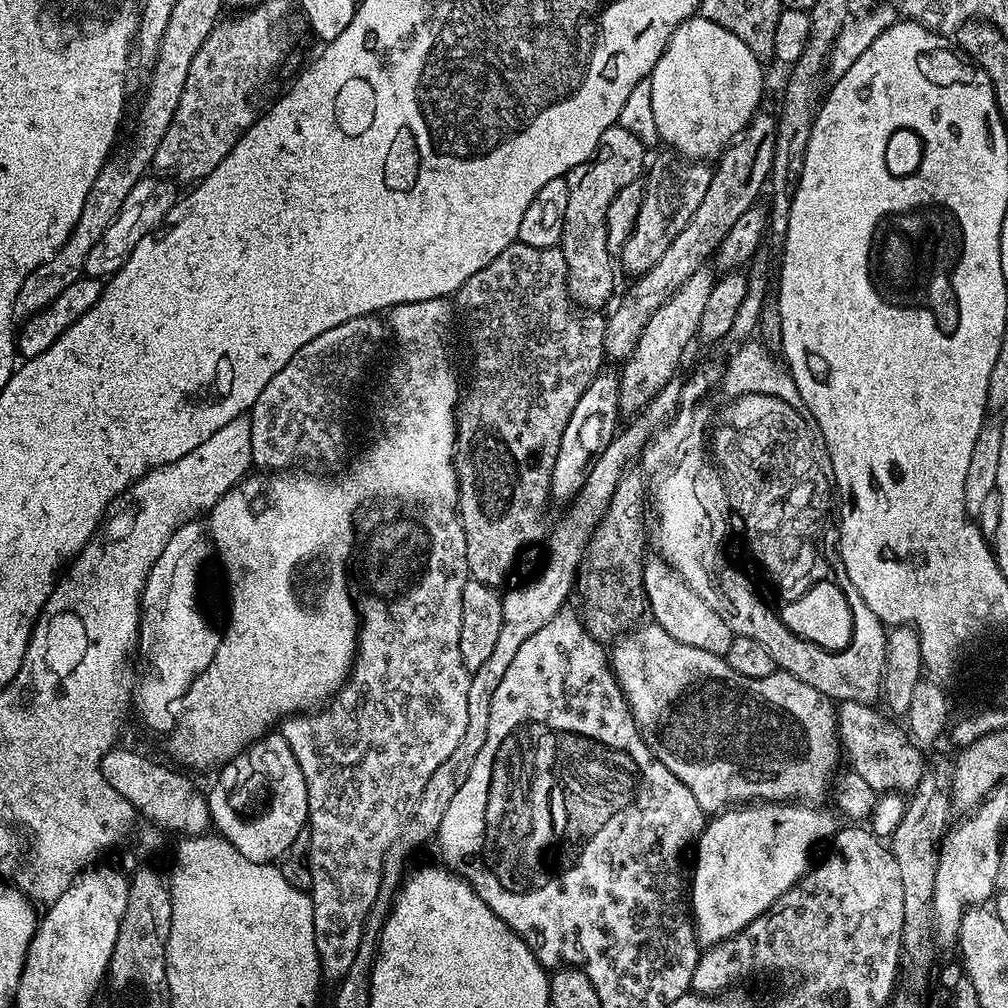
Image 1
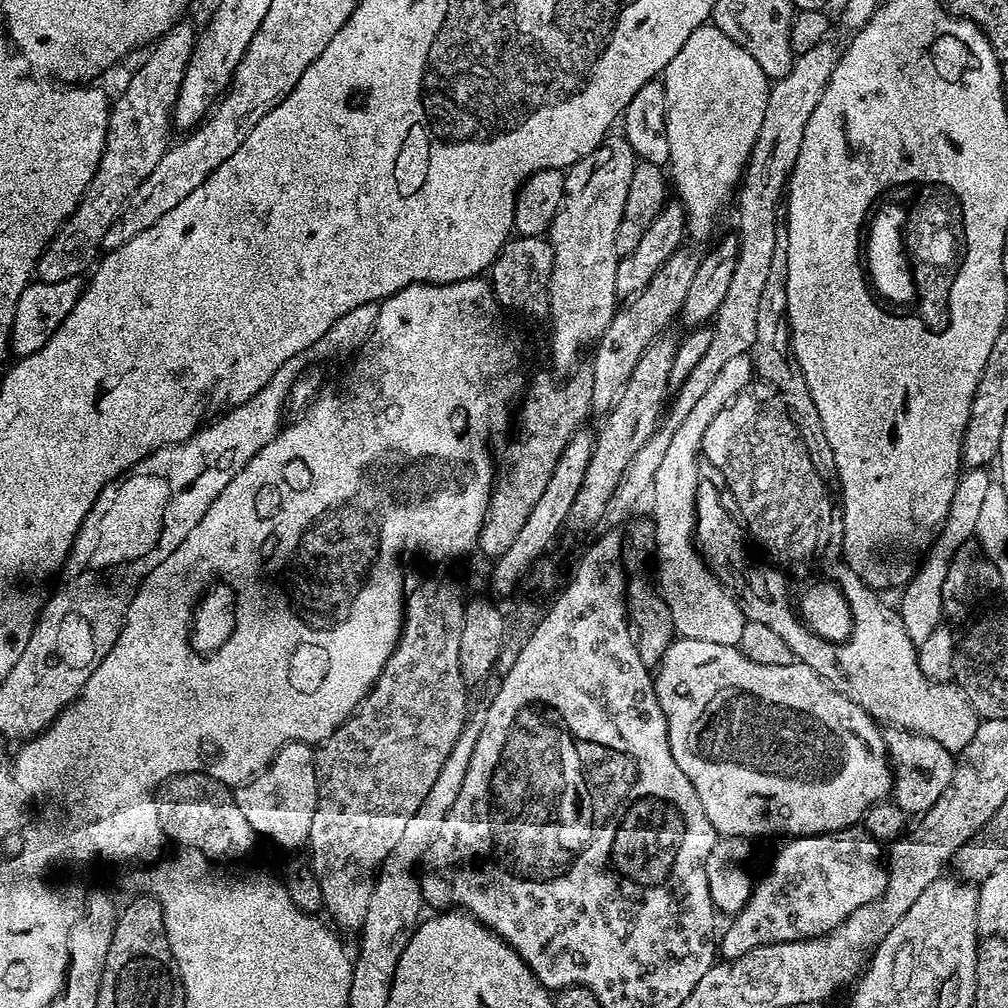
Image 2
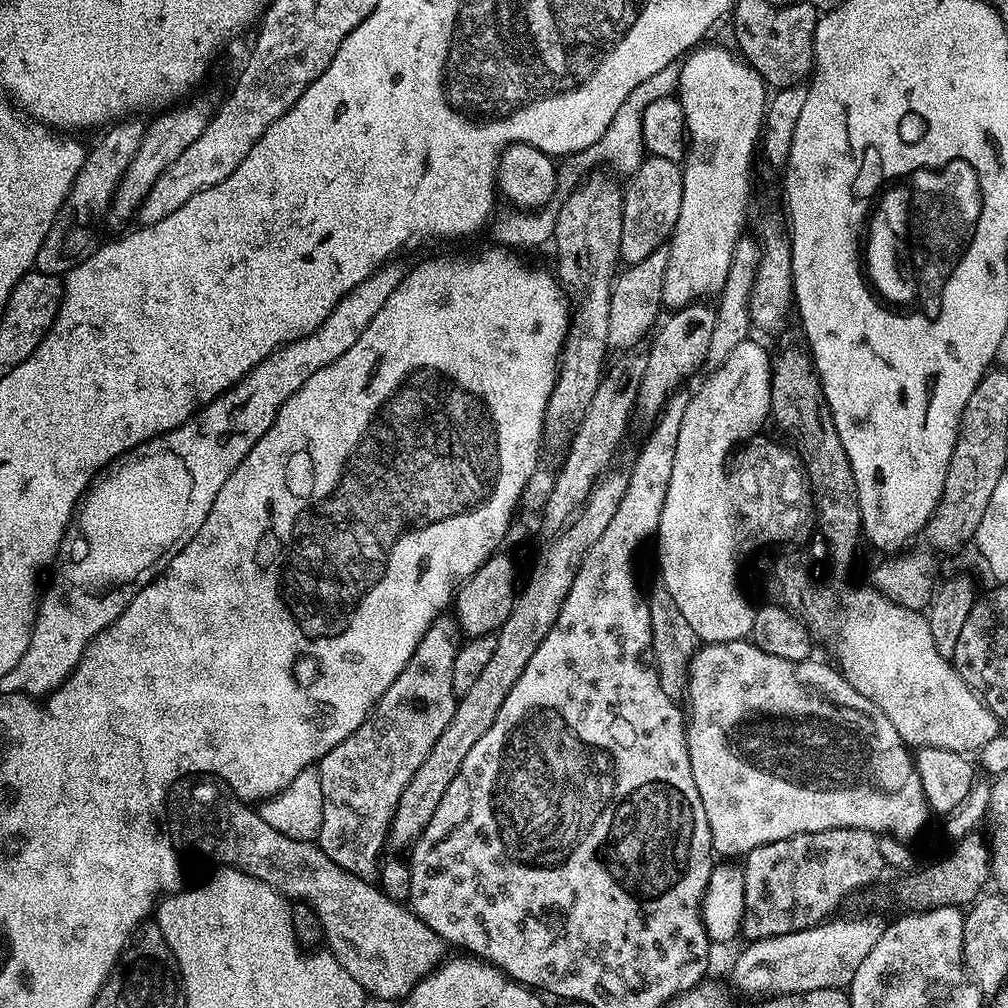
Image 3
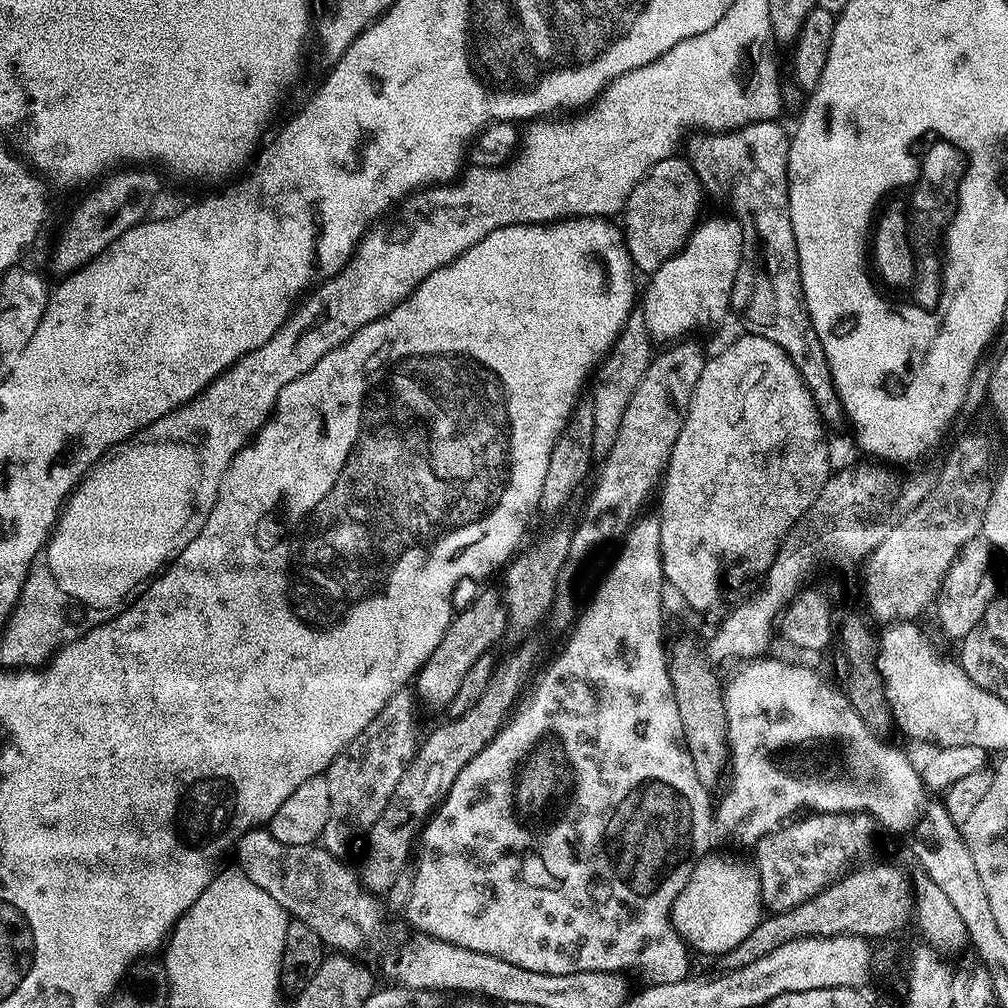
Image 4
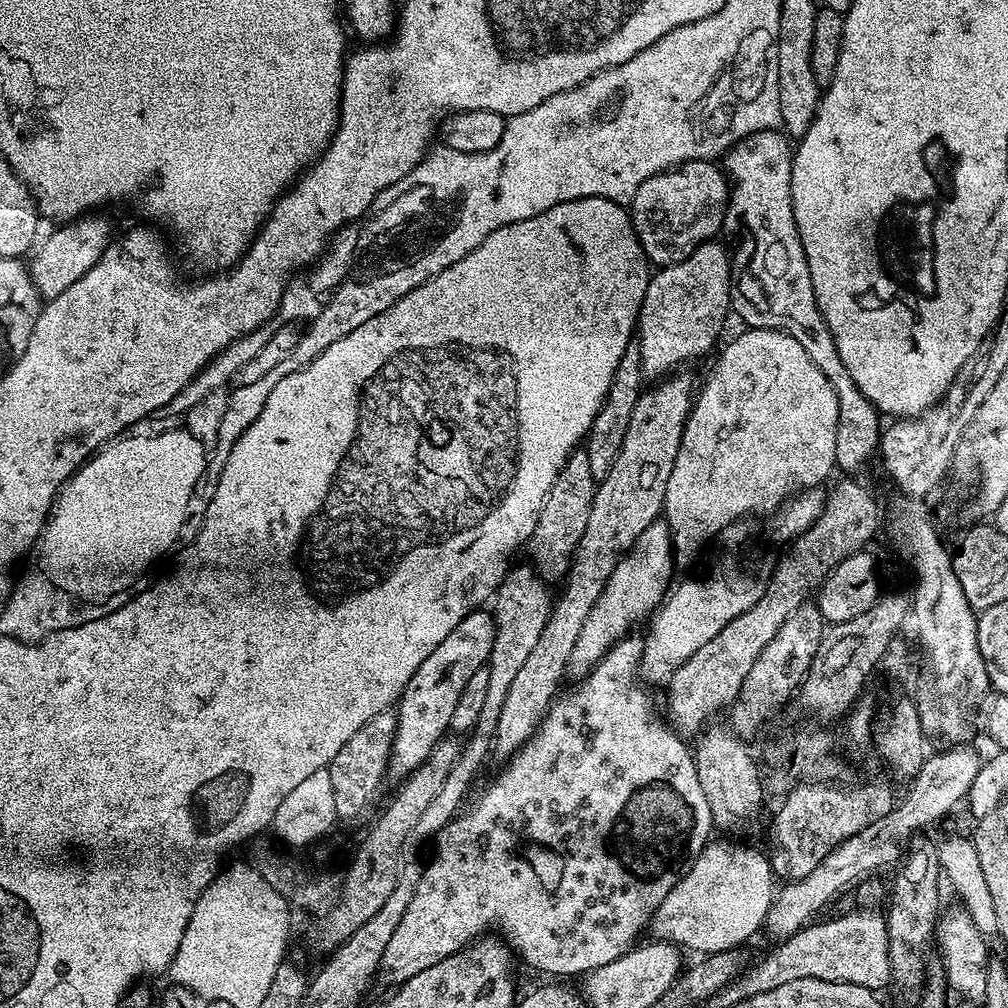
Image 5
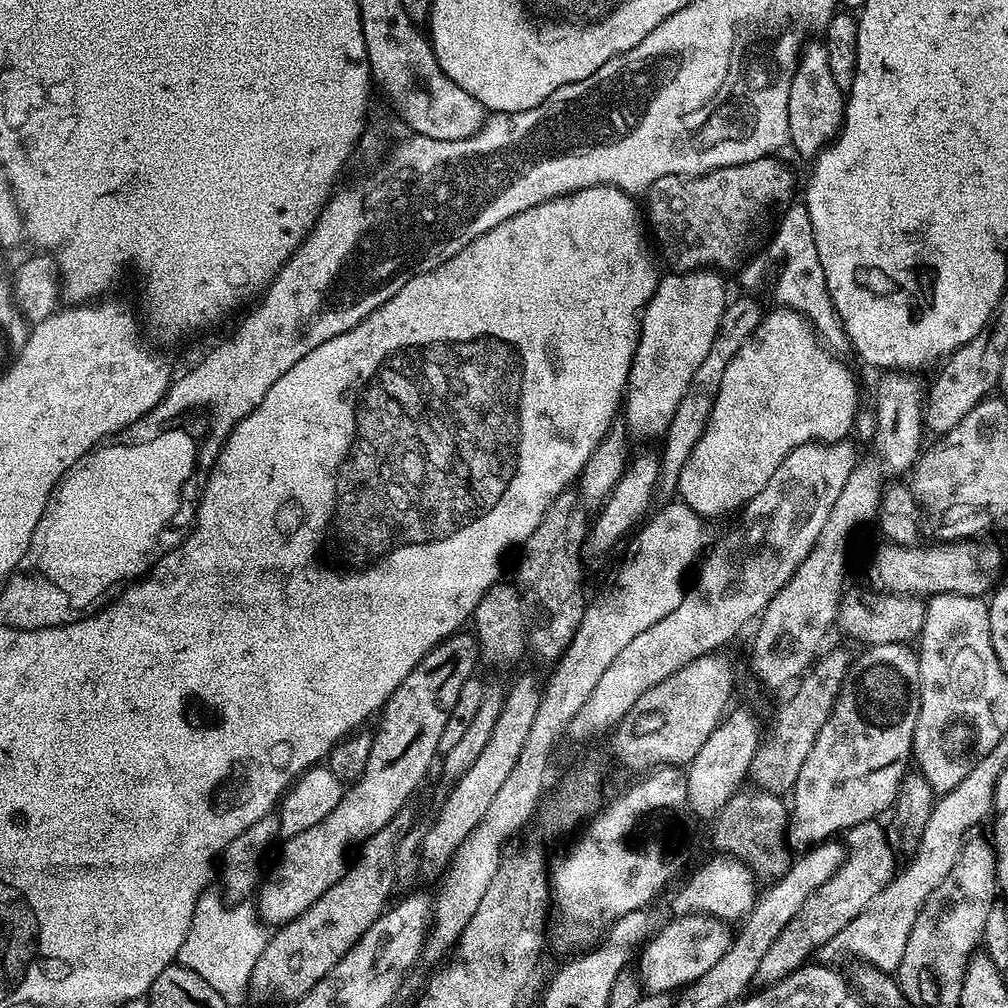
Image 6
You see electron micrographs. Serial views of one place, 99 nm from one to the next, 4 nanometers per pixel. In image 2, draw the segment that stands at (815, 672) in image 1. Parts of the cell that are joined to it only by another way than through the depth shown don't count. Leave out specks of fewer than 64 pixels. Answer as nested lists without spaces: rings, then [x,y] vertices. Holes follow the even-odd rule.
[[[845,560],[840,563],[840,581],[836,585],[845,596],[852,611],[852,632],[843,642],[844,650],[840,650],[840,658],[836,658],[840,662],[810,662],[810,670],[814,670],[827,684],[834,686],[834,690],[846,694],[858,706],[862,706],[862,710],[869,712],[873,720],[888,726],[905,728],[907,732],[915,732],[918,736],[929,736],[934,738],[934,742],[946,746],[948,752],[959,754],[968,745],[970,738],[974,738],[982,719],[974,710],[970,698],[966,698],[959,684],[955,682],[935,684],[926,678],[926,674],[922,674],[916,661],[918,645],[907,633],[899,611],[893,605],[891,608],[880,597],[883,595],[877,589],[864,584],[862,578],[858,578],[858,574],[850,570]]]

